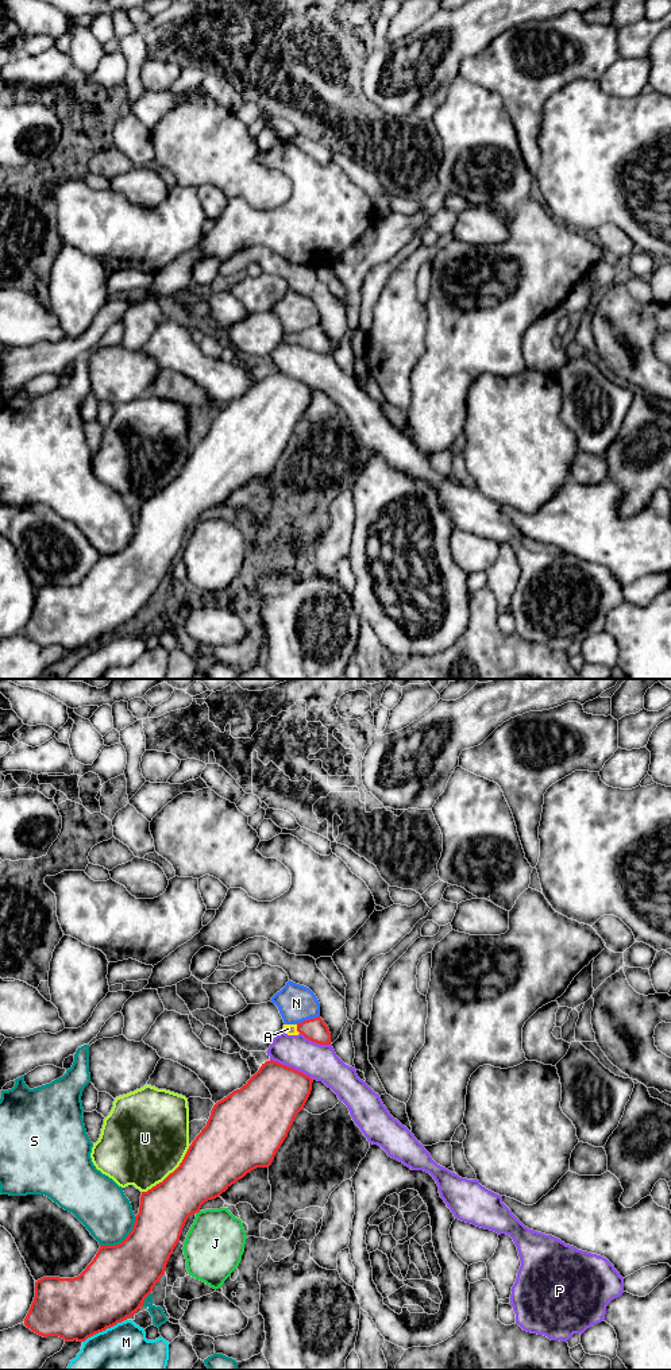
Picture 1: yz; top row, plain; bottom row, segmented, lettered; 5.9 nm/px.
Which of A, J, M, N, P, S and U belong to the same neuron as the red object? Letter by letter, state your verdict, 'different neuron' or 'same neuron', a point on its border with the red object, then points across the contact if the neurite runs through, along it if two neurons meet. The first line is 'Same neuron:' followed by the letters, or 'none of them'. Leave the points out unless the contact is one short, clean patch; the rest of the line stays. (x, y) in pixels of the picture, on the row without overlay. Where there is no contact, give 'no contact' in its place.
Same neuron: A
A: same neuron; meets red in yz at (297, 338); runs through yz (315, 339), (297, 338), (288, 338)
J: different neuron; meets red in yz at (197, 520); border along yz (200, 520), (196, 523)
M: different neuron; meets red in yz at (103, 639)
N: different neuron; meets red in yz at (308, 328)
P: different neuron; meets red in yz at (292, 377)
S: different neuron; meets red in yz at (124, 548)
U: different neuron; meets red in yz at (170, 482)

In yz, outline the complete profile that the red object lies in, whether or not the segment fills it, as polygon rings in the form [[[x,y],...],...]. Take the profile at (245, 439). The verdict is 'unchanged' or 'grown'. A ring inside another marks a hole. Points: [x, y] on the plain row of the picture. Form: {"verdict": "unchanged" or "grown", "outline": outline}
{"verdict": "unchanged", "outline": [[[277,370],[262,373],[246,394],[213,414],[207,435],[180,475],[162,491],[142,501],[134,537],[122,552],[100,555],[78,586],[43,586],[35,591],[35,606],[24,634],[43,647],[85,651],[135,624],[165,583],[188,526],[251,479],[271,474],[297,422],[304,418],[312,391],[309,385]]]}

